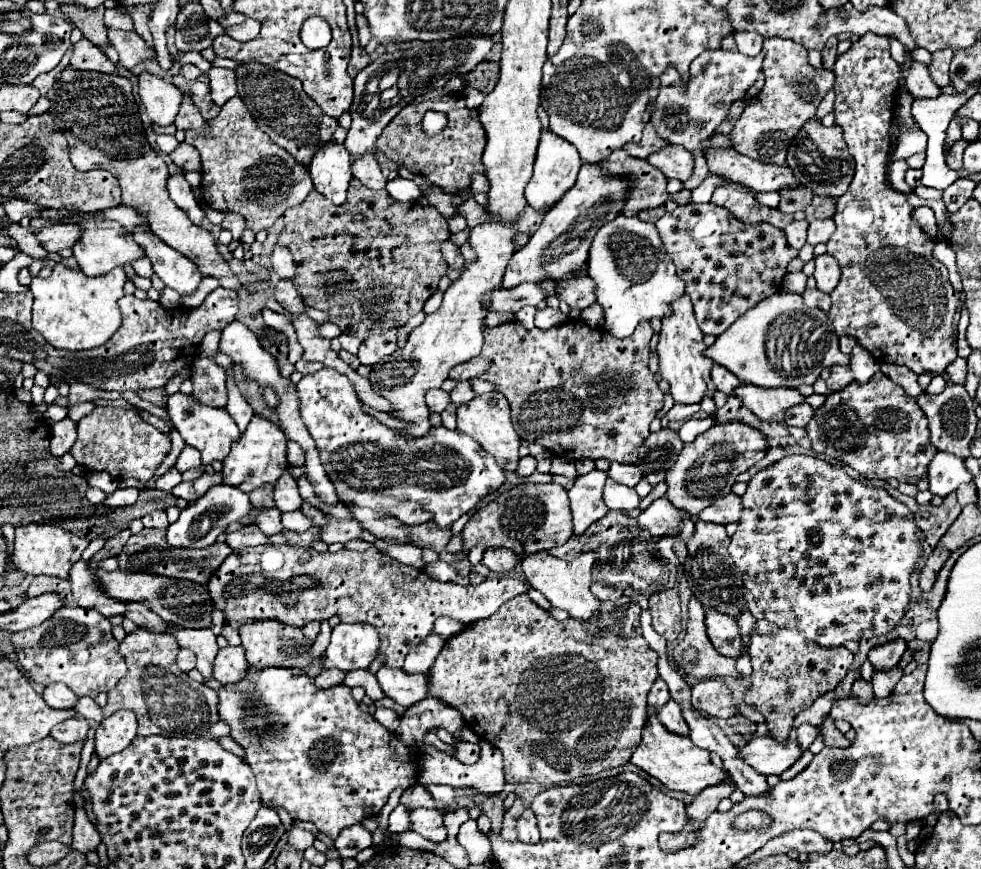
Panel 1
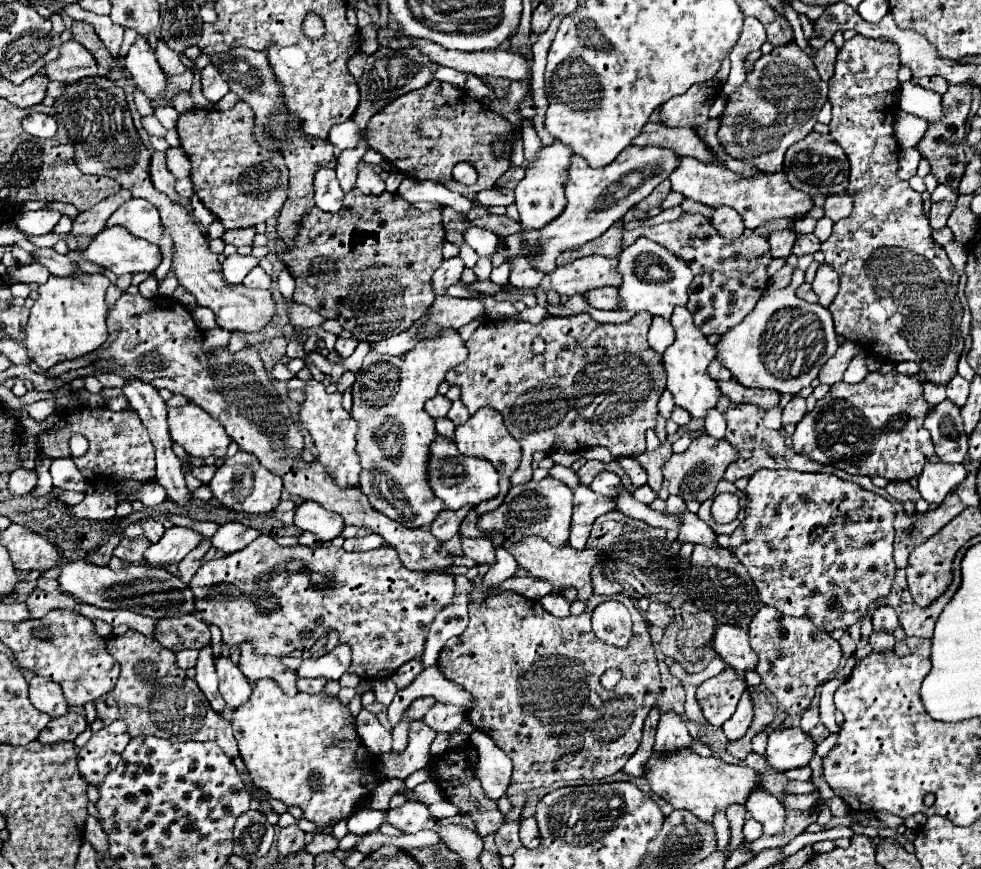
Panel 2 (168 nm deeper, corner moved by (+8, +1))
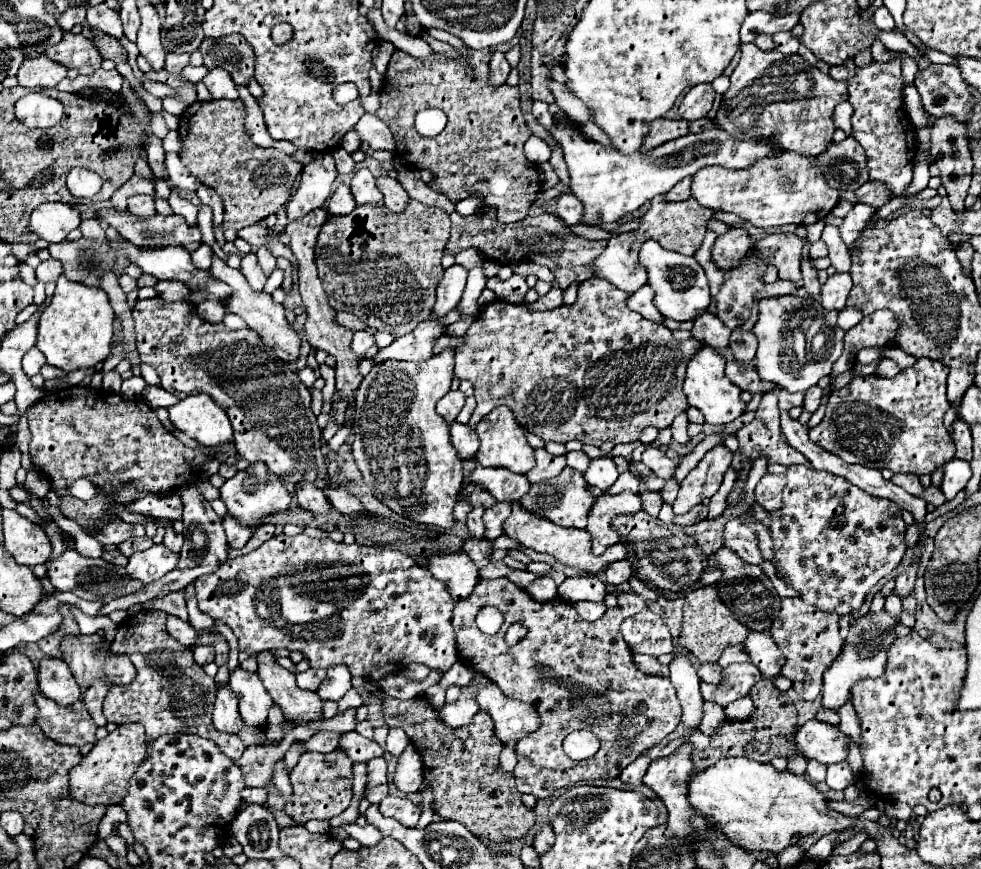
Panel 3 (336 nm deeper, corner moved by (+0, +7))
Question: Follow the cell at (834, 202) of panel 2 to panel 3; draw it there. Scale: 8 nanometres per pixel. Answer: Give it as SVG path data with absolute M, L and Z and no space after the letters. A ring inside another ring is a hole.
M866 182L862 184L858 190L854 190L858 202L862 204L868 204L872 208L880 208L884 202L888 202L892 196L888 192L888 188L880 182Z

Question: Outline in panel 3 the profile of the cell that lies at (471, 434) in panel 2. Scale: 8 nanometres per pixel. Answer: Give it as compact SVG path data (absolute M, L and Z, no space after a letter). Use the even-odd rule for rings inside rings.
M494 408L488 416L484 416L476 424L476 434L480 438L480 448L476 452L476 460L482 466L504 466L516 474L526 474L528 470L534 468L534 450L526 440L526 434L522 426L514 420L510 408Z

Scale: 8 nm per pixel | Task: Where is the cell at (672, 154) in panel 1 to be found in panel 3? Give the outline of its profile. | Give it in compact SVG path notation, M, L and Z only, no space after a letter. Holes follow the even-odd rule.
M784 152L784 156L768 156L768 160L756 160L756 164L744 170L724 170L720 166L702 168L692 178L692 196L710 210L726 210L738 214L742 220L758 228L772 228L782 224L814 224L824 220L830 210L838 204L838 190L830 188L822 174L814 166L814 158L806 158L794 152Z

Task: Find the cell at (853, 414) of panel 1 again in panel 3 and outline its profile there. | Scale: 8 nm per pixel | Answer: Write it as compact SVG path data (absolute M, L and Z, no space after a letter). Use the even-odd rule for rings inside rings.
M930 358L916 360L914 366L898 372L894 378L880 376L856 376L844 388L830 394L826 404L826 416L822 422L808 430L814 444L840 456L848 464L862 464L866 468L890 468L894 474L934 474L936 468L954 458L954 444L944 428L944 414L950 408L946 398L948 368Z

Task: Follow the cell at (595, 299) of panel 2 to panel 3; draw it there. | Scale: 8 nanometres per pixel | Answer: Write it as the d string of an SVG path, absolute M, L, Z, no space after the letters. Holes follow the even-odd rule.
M642 286L638 288L636 292L632 292L628 296L628 308L632 308L634 312L642 314L644 318L648 320L654 320L654 322L662 322L662 314L656 310L656 306L652 304L652 298L654 298L654 292L650 286Z

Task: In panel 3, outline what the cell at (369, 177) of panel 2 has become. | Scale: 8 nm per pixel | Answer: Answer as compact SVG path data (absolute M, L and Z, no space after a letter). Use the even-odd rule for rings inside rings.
M380 176L380 178L376 178L376 186L380 188L380 192L384 196L384 206L388 206L392 212L402 212L406 208L408 194L400 186L398 180L394 180L390 176Z

